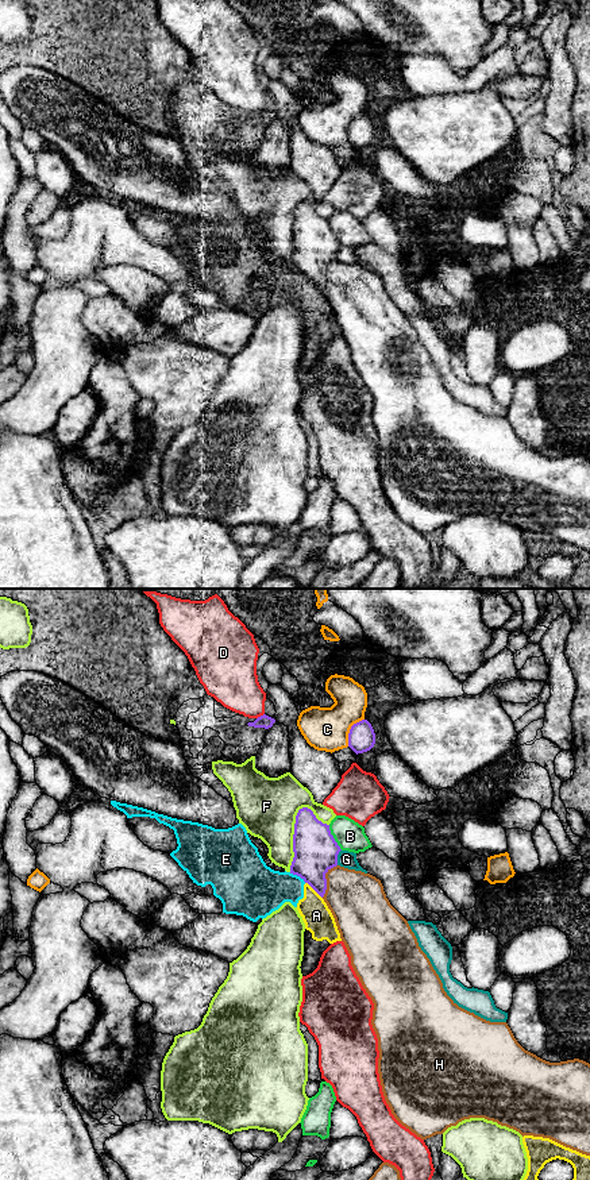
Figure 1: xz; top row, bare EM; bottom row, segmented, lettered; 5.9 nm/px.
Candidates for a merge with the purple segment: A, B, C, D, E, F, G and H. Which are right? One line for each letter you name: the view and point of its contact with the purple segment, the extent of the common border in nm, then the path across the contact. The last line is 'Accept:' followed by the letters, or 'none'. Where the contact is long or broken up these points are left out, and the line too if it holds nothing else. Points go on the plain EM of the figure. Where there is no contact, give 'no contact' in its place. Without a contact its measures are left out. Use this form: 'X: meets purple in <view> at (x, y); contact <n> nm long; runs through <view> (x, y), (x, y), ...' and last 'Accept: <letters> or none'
Accept: none

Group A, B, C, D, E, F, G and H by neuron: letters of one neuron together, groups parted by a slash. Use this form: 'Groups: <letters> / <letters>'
Groups: A E / B / C / D / F / G / H

